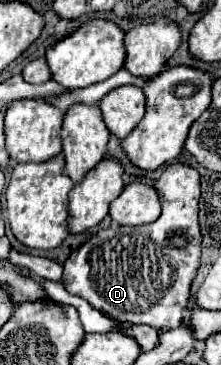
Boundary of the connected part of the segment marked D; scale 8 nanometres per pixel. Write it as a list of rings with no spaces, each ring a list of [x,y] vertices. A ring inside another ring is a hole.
[[[184,163],[168,165],[162,177],[156,181],[156,189],[162,203],[162,213],[154,223],[142,227],[110,225],[92,235],[82,247],[70,253],[64,263],[62,285],[68,293],[86,299],[94,309],[114,317],[120,323],[144,323],[154,329],[176,329],[182,325],[184,309],[190,299],[190,285],[200,267],[200,243],[202,233],[198,225],[198,199],[200,199],[200,175],[196,169]]]

